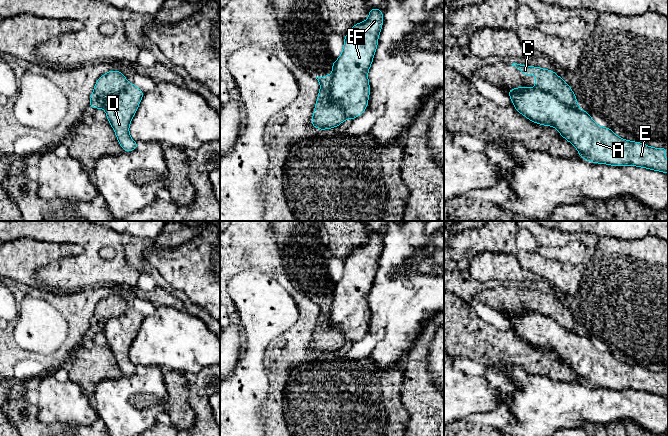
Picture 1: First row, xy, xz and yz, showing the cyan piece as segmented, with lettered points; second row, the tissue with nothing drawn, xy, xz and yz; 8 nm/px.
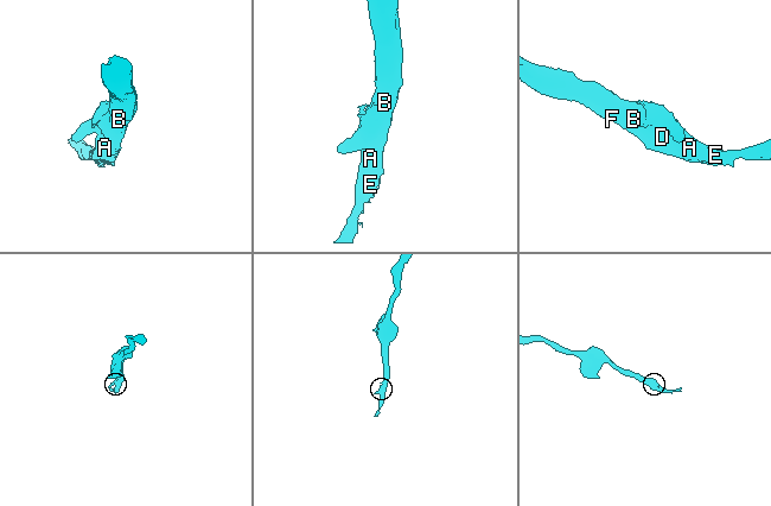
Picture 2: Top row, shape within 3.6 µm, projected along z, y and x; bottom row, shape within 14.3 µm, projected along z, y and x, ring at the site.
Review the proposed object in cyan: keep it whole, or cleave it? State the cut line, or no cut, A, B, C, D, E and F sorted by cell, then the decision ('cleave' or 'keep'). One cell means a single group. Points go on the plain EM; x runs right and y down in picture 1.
cut in xz along (332, 297), (330, 321), (334, 327), (343, 333), (347, 342); A B D E F / C; cleave

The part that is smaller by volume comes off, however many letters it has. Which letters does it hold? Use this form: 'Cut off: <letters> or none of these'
Cut off: C

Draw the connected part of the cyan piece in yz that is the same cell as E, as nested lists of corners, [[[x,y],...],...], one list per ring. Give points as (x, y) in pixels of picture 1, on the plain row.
[[[536,312],[509,313],[507,318],[518,337],[533,347],[555,351],[559,358],[576,372],[581,383],[617,391],[632,389],[668,398],[667,371],[652,372],[647,368],[623,363],[609,351],[599,350],[585,334],[570,331],[553,319]]]

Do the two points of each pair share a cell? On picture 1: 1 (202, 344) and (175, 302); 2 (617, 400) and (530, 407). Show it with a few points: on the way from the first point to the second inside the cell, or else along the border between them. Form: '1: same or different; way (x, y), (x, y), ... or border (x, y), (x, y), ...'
1: different; border (170, 306), (182, 310)
2: same; way (595, 404), (552, 405)

